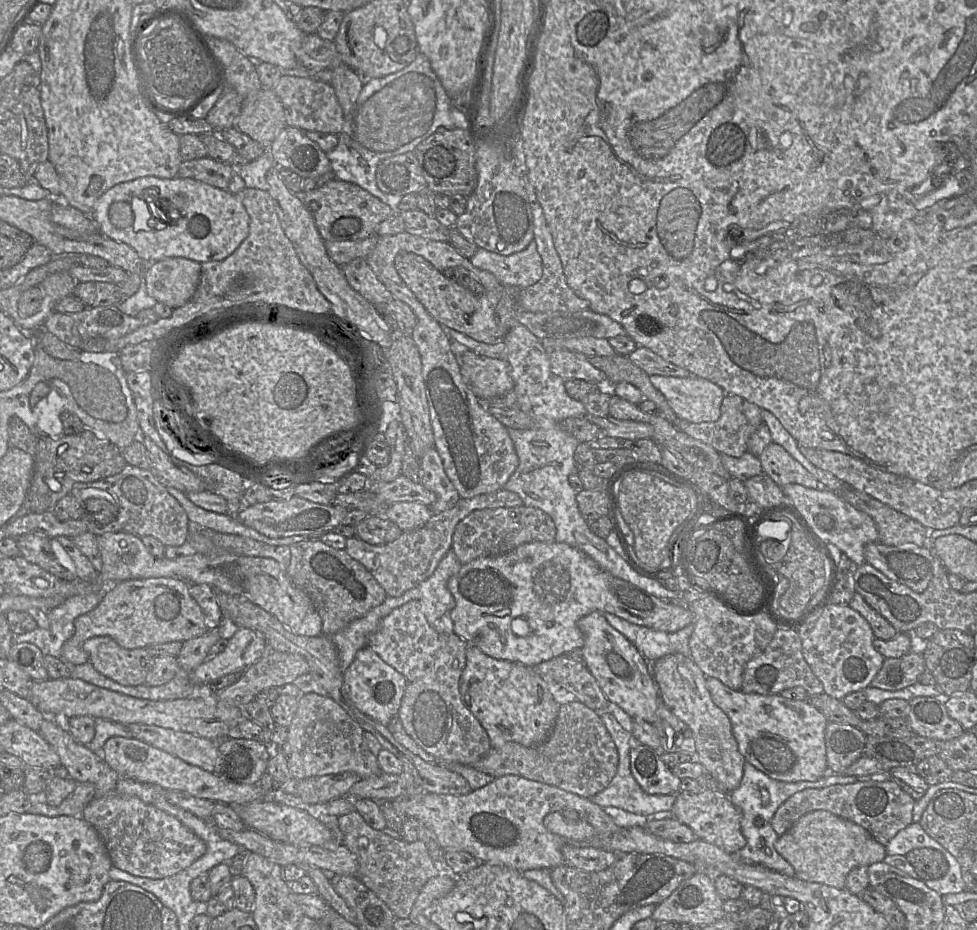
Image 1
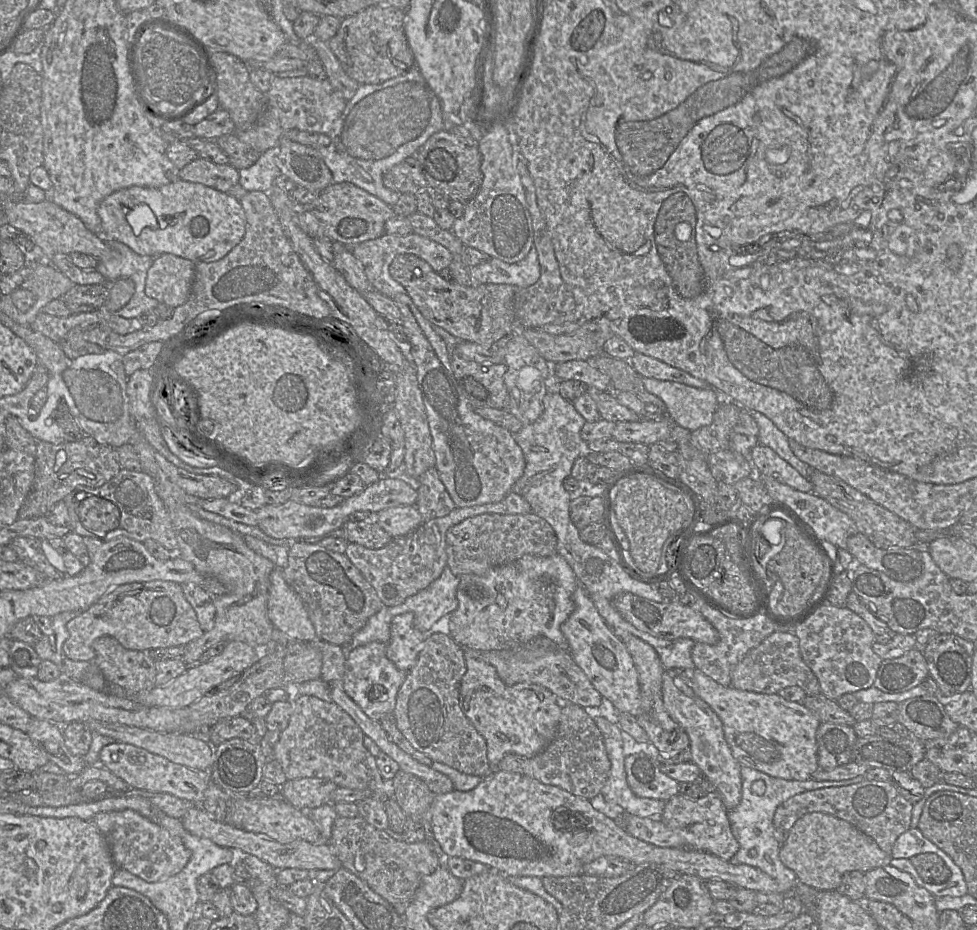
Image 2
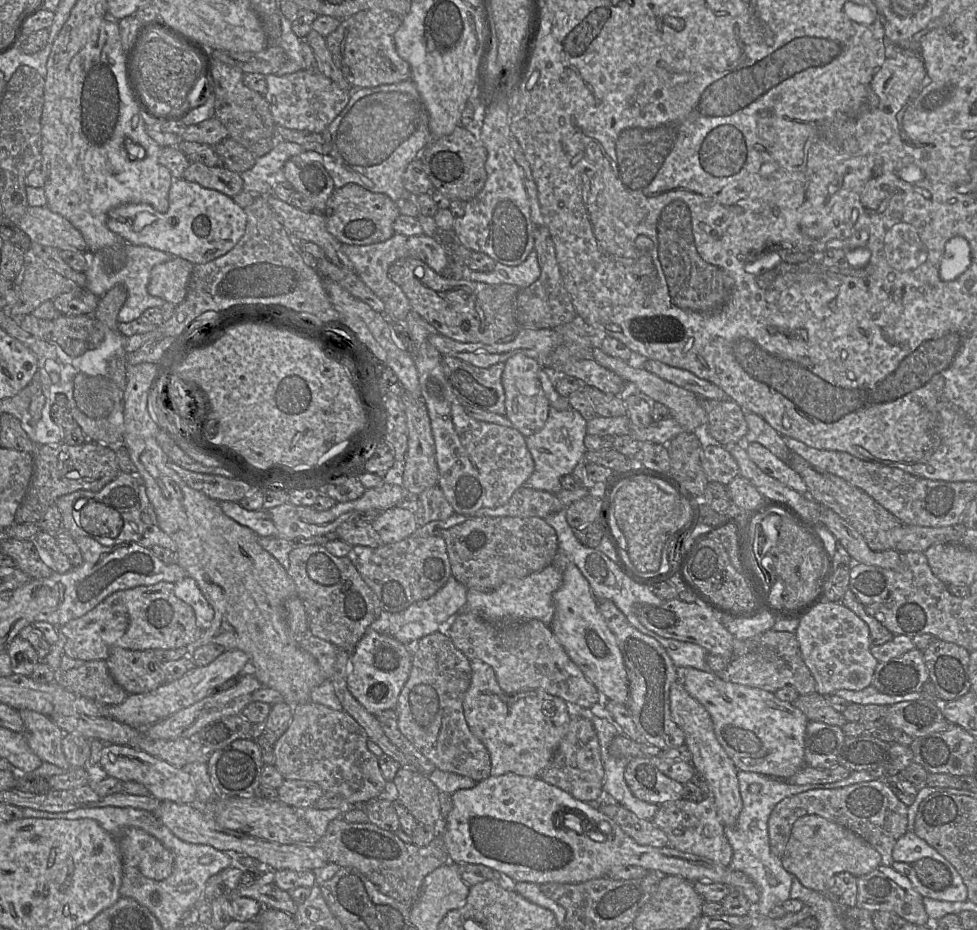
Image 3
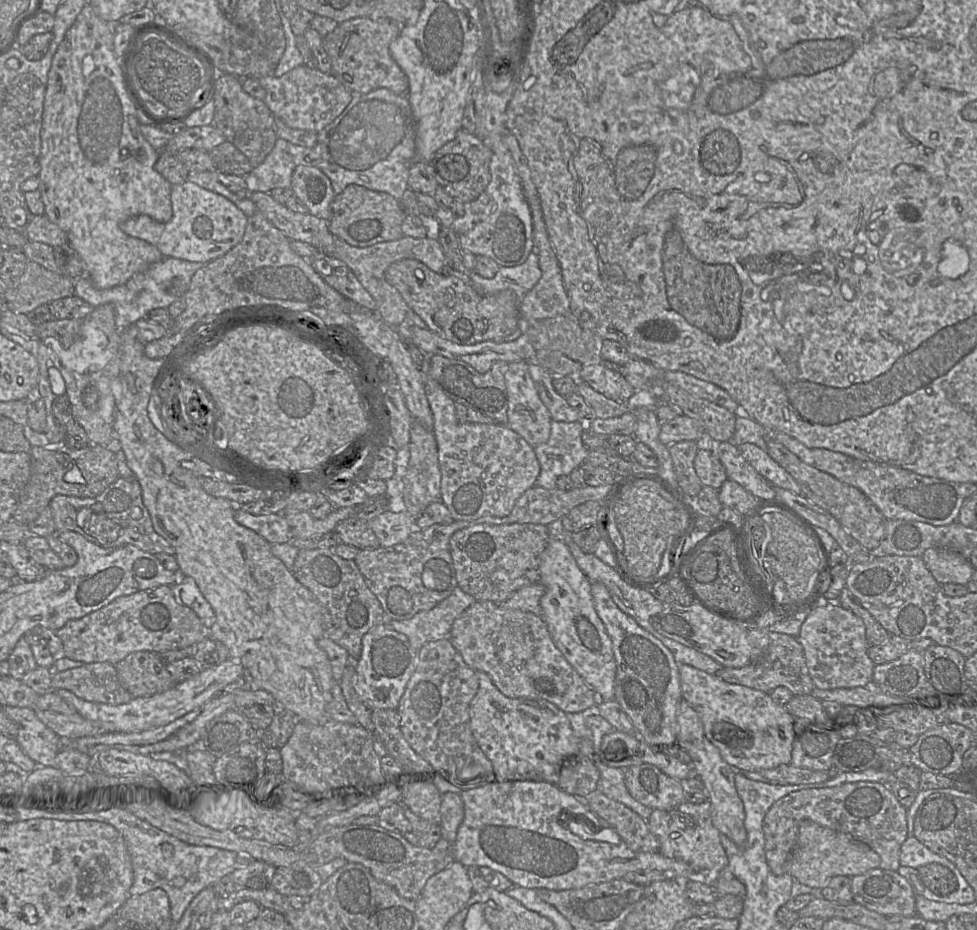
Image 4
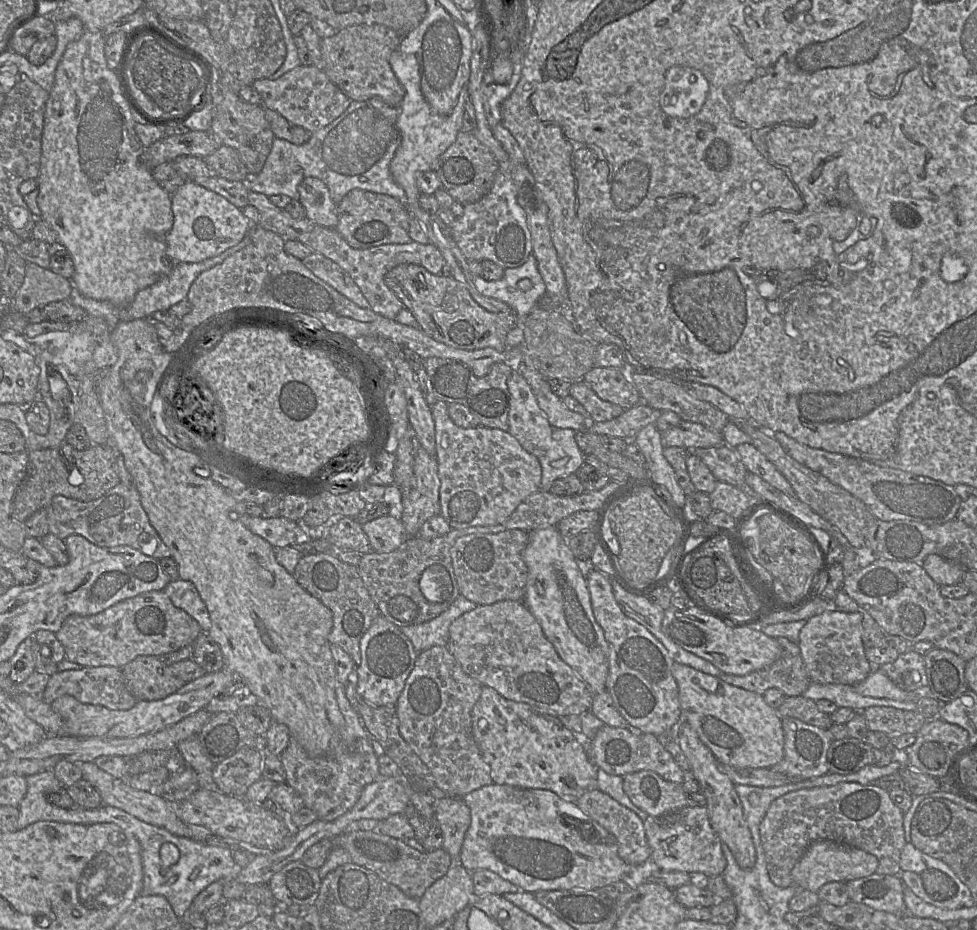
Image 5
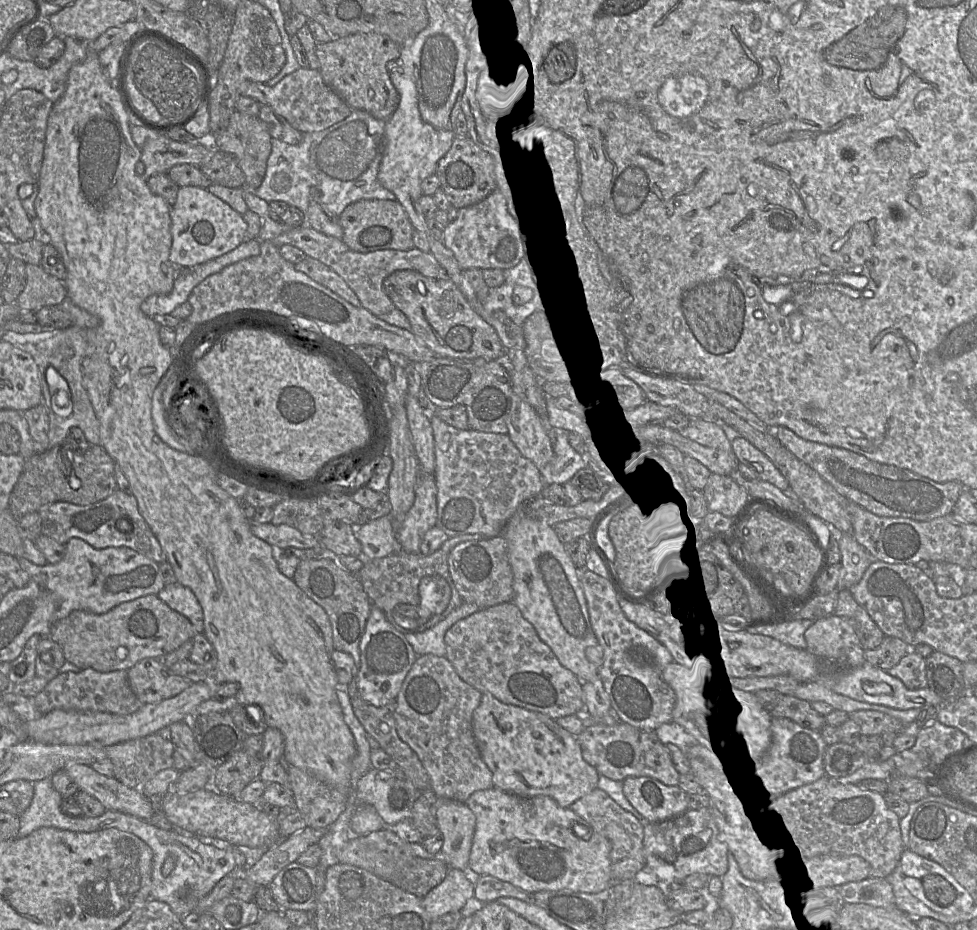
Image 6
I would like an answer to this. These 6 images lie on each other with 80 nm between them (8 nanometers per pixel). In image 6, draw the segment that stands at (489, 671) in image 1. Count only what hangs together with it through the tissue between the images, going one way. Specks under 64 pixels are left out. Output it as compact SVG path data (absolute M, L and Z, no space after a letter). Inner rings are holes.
M482 693L481 702L473 712L472 730L481 757L492 773L492 782L494 785L493 787L501 789L505 792L525 797L534 797L539 795L548 796L552 798L560 807L563 808L570 807L573 802L575 802L579 798L585 796L586 794L590 793L592 790L597 788L599 774L594 767L589 765L583 759L581 748L576 737L571 735L567 730L561 727L556 722L556 720L548 717L545 714L527 710L519 706L505 704L499 701L490 693Z

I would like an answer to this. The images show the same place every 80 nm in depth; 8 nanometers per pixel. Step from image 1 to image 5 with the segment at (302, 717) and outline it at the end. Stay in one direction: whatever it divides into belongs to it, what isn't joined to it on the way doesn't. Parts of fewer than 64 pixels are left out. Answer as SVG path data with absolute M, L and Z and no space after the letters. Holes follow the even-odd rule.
M290 736L288 746L280 755L286 783L301 796L304 807L312 810L317 815L318 820L332 821L346 813L356 804L364 787L380 776L378 756L371 746L371 739L372 737L358 738L346 747L341 738L341 744L333 752L323 757L311 758L298 742Z

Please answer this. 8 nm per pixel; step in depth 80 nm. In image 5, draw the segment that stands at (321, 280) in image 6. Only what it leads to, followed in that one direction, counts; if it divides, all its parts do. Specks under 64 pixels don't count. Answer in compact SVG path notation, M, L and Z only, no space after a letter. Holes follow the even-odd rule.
M312 252L301 260L319 279L363 309L370 309L369 302L351 276L338 264L320 253Z

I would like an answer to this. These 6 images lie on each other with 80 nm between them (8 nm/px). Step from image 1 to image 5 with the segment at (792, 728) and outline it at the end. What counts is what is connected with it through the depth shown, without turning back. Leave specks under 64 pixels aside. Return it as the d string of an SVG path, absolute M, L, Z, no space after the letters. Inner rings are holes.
M674 662L671 671L678 686L680 720L692 727L700 741L711 750L719 763L736 768L771 768L783 758L782 718L776 709L764 701L762 695L732 686L718 677L684 664Z

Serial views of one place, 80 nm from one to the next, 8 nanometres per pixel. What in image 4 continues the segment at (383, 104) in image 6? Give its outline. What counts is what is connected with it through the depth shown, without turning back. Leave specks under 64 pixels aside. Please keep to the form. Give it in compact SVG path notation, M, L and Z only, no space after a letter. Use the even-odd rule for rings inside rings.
M357 17L338 24L323 38L323 47L331 63L331 74L351 93L365 94L378 88L387 88L395 94L407 94L407 75L389 51L389 46L398 37L401 27L389 18L369 17Z

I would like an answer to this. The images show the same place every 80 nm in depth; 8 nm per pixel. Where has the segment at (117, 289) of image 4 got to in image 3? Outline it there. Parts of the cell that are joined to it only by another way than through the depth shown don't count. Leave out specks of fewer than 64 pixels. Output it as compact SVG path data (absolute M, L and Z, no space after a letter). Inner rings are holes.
M122 242L121 246L118 248L106 247L94 253L89 252L89 266L85 271L86 275L85 287L98 297L102 297L114 286L124 285L127 289L128 296L123 307L120 309L118 313L118 322L121 323L121 322L133 321L139 318L146 309L151 307L162 307L164 303L166 303L165 300L159 297L152 296L148 293L148 283L150 279L150 273L153 267L157 264L166 262L171 257L177 257L177 256L173 256L169 253L160 250L152 249L148 246L137 246L124 242Z

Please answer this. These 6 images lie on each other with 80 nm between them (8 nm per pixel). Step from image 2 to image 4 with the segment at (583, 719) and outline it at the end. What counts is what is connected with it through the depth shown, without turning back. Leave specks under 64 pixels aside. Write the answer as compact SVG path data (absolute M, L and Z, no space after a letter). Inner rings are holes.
M580 739L580 749L561 766L556 786L578 799L586 798L597 791L599 778L599 760L594 757L594 745L590 746L589 743L586 743L586 748L582 748L582 739Z

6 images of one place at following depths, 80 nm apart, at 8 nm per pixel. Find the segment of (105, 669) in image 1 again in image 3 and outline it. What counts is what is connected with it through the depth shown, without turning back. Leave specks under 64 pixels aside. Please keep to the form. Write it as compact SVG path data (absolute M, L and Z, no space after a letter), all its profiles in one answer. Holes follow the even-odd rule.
M114 646L105 660L108 670L128 694L147 693L166 682L154 650L130 650Z

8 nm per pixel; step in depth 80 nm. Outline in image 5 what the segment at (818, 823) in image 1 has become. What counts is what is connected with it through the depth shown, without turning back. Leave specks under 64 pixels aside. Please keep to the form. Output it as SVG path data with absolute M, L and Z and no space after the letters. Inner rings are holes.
M816 841L805 851L791 871L793 885L817 893L828 882L844 882L874 874L878 859L861 849L833 841Z

